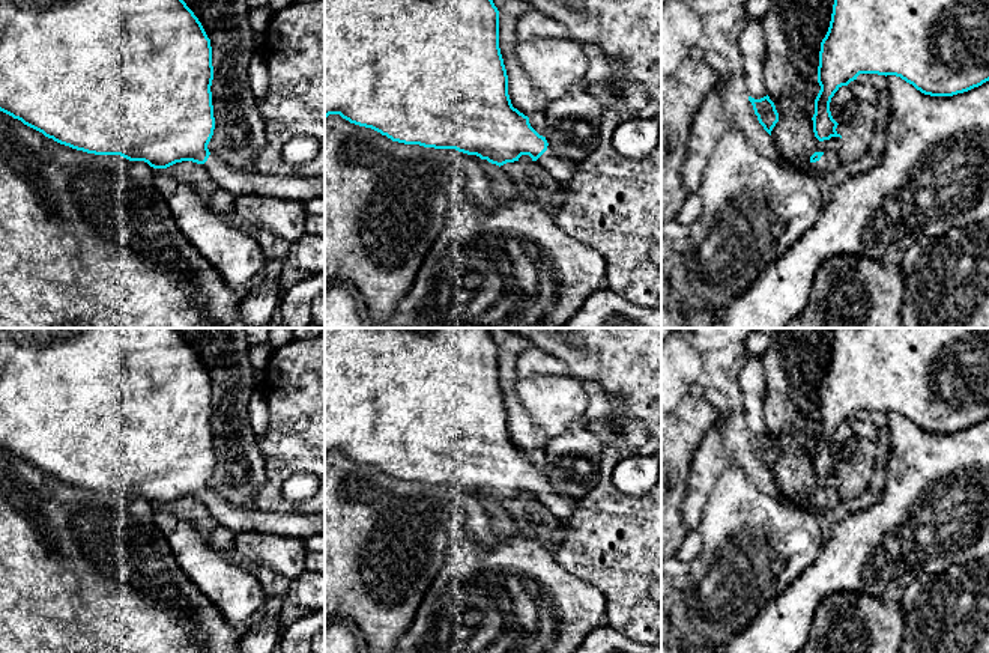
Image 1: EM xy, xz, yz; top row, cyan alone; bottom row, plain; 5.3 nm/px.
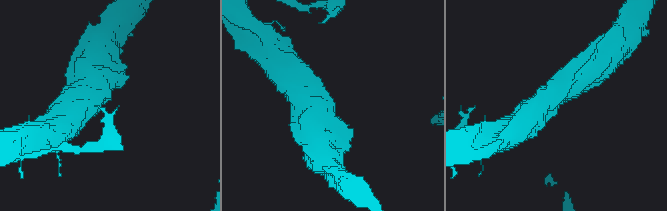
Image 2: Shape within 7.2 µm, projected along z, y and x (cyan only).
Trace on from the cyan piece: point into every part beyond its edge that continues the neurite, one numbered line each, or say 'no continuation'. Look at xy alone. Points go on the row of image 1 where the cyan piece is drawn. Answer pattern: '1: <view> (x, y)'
1: xy (238, 181)

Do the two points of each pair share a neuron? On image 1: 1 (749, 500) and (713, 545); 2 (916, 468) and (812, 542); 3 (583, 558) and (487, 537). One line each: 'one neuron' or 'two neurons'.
1: one neuron
2: two neurons
3: two neurons

